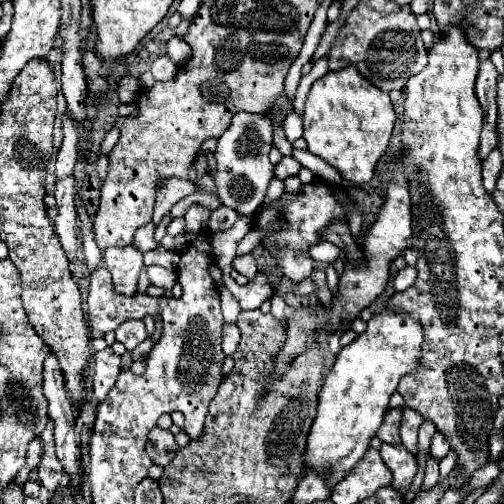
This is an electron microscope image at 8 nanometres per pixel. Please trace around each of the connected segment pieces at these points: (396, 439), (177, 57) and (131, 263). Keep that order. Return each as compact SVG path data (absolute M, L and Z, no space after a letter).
M395 407L395 409L389 409L389 411L387 411L387 415L385 415L385 419L383 419L383 425L381 425L379 431L377 431L377 437L379 437L383 443L389 443L389 445L399 445L399 443L401 443L399 433L401 413L403 413L401 407Z
M177 35L167 41L165 53L167 53L169 59L173 59L173 63L175 63L177 67L185 65L185 63L191 59L191 47L189 47L181 37L177 37Z
M133 245L129 247L109 247L103 251L103 263L113 277L113 289L117 295L133 297L137 293L137 279L143 269L143 253Z

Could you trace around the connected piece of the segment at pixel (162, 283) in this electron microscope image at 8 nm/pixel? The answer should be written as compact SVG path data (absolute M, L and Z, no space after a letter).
M147 267L147 277L151 281L151 285L157 285L157 287L163 287L165 291L171 291L175 281L177 281L177 275L173 269L165 269L165 267Z

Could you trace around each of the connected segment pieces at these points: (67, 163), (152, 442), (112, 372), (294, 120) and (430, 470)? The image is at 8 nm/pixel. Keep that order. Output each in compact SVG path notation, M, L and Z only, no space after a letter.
M63 115L63 133L63 145L57 155L57 177L69 175L77 163L77 133L73 129L73 121L67 115Z
M155 427L149 433L149 441L147 441L147 455L151 457L153 463L165 467L173 455L177 451L177 443L175 443L175 435L169 429L161 429Z
M111 347L95 353L95 377L93 391L97 401L105 401L121 373L121 357L111 351Z
M289 113L287 119L283 121L283 131L285 131L285 137L289 139L289 143L297 141L297 139L303 135L303 121L301 121L301 115Z
M427 453L427 467L425 467L425 479L423 479L423 489L427 491L427 489L431 489L435 483L437 483L437 479L439 479L439 461L435 461L433 457L431 457L431 453Z

